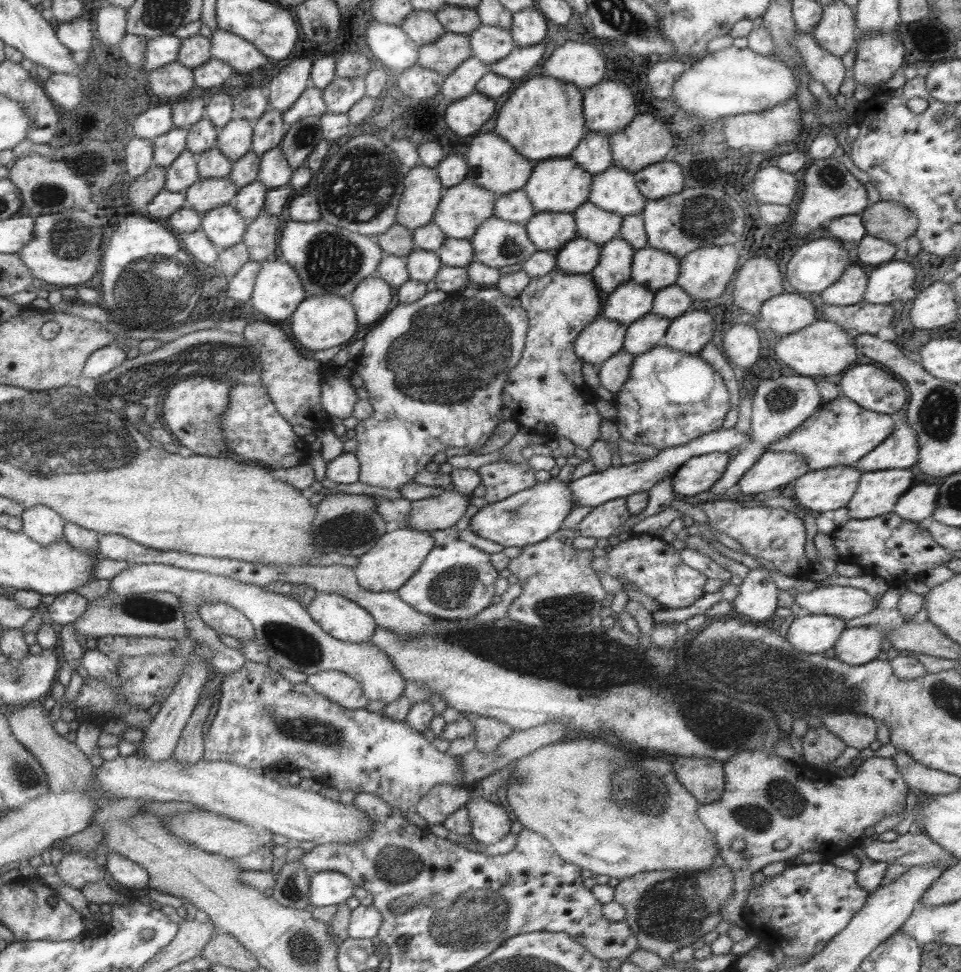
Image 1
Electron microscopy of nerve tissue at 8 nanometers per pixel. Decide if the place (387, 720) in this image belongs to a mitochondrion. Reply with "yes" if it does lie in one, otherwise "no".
no

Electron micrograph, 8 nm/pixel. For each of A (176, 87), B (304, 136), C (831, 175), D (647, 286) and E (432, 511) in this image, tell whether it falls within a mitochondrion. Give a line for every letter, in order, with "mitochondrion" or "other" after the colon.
A: other
B: mitochondrion
C: mitochondrion
D: other
E: other

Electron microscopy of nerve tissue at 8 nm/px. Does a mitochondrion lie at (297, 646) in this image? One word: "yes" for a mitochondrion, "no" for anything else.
yes

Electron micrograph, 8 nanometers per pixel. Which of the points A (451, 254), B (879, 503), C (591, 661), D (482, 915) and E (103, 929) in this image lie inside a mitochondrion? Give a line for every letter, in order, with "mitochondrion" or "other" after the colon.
A: other
B: other
C: mitochondrion
D: mitochondrion
E: other

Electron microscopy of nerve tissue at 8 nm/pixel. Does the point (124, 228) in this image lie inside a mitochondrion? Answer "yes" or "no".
no

